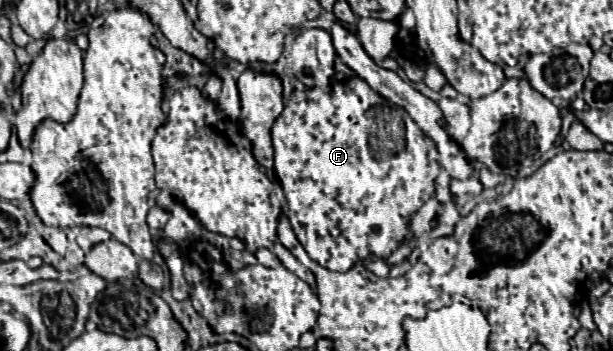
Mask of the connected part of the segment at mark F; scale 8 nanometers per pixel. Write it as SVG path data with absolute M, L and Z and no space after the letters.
M356 75L346 77L346 79L332 79L332 83L326 87L296 91L288 99L280 117L274 121L274 127L270 133L272 133L272 143L274 143L274 169L276 169L276 175L282 183L284 195L286 195L290 227L292 227L298 243L308 253L308 257L312 261L316 261L320 267L324 267L328 271L348 271L354 261L368 257L368 253L374 253L378 259L384 259L388 253L392 253L396 247L400 247L404 241L408 241L412 237L412 233L408 229L412 215L434 195L434 179L440 171L438 151L436 151L436 145L422 135L422 131L418 129L418 125L414 121L408 121L406 117L392 119L390 105L386 101L378 99L362 79L358 79Z

